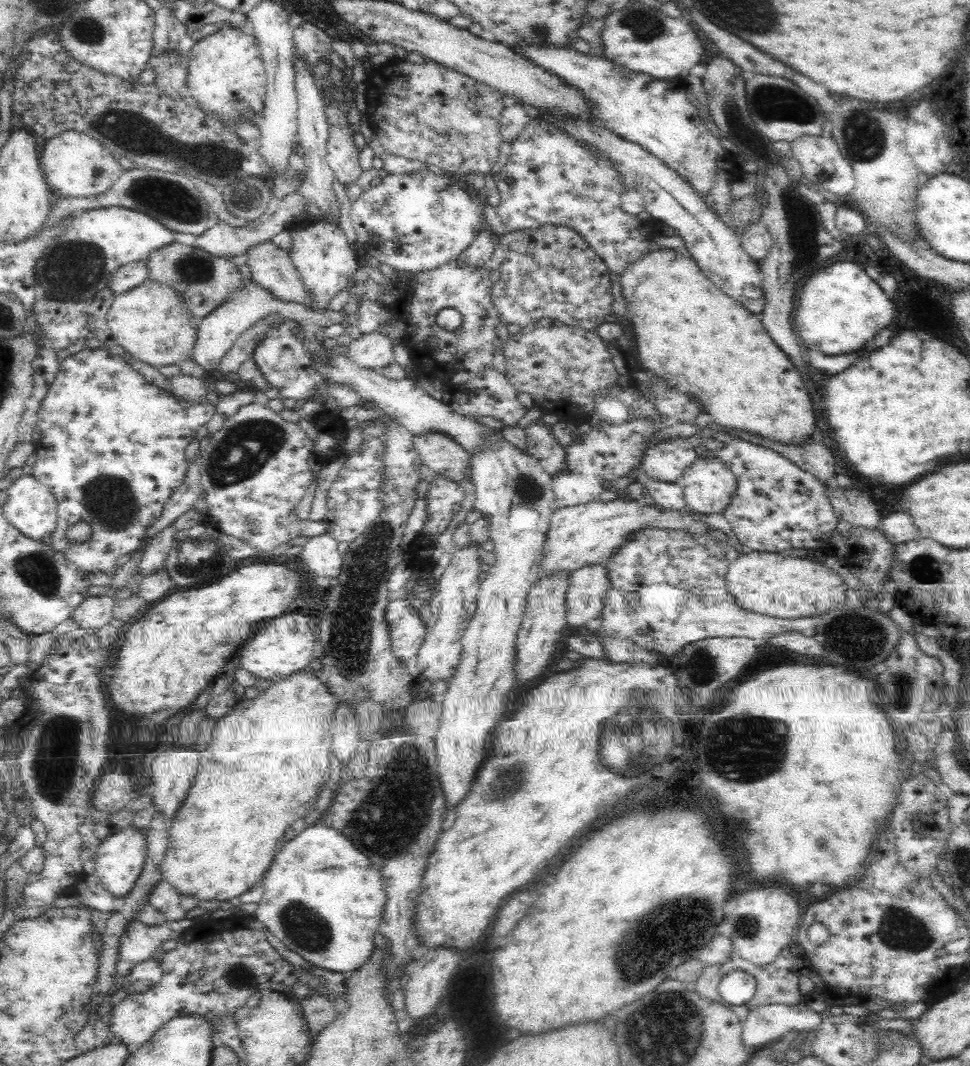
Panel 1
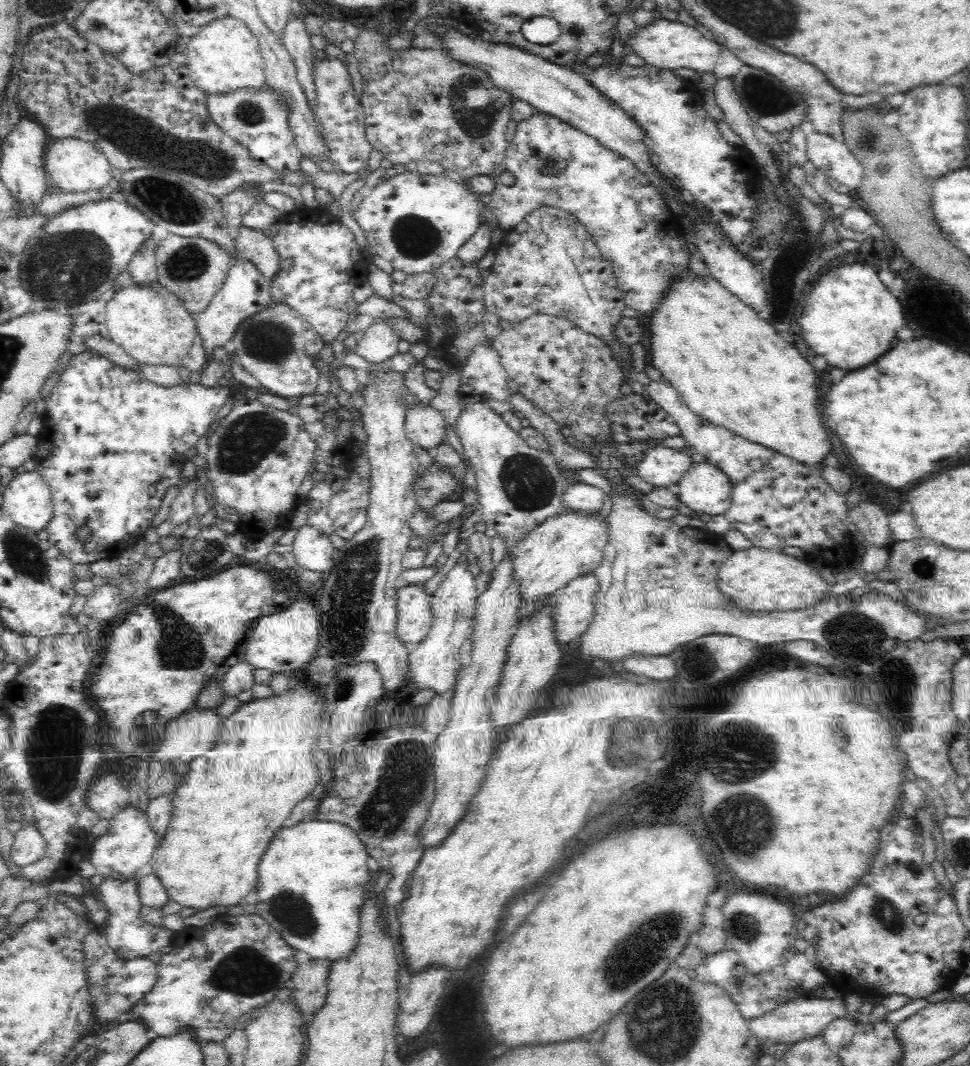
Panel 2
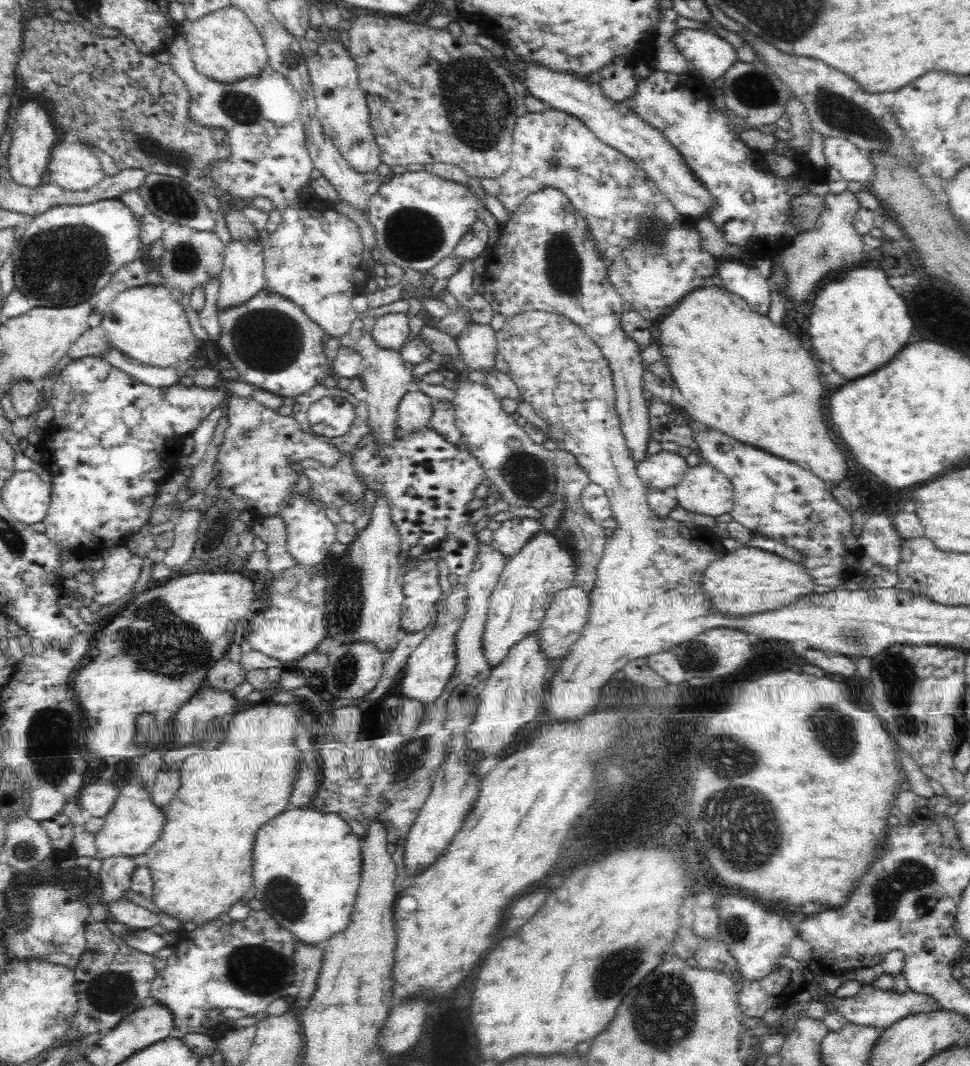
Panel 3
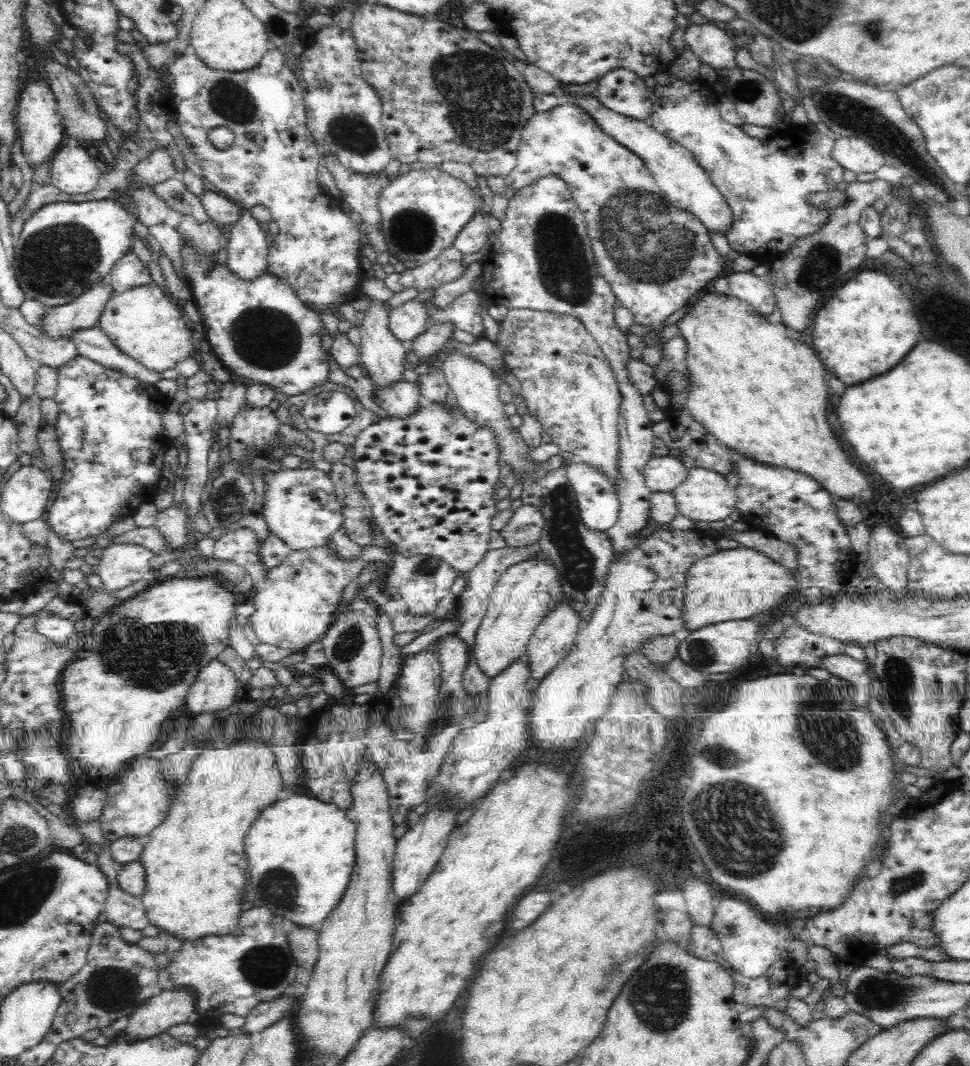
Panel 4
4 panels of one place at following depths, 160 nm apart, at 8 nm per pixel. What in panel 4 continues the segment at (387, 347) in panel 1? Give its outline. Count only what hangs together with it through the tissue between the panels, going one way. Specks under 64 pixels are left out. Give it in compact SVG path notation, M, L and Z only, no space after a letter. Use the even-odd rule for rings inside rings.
M414 299L392 308L387 317L392 336L404 344L409 344L420 336L430 325L424 301L414 301Z

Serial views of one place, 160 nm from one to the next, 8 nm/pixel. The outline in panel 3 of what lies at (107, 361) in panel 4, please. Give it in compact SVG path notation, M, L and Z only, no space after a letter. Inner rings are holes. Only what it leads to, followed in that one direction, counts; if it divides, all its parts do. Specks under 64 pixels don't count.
M116 347L106 350L102 354L102 359L132 376L135 380L153 388L165 388L179 383L180 375L175 367L158 368L157 366L146 365L135 358L130 358Z

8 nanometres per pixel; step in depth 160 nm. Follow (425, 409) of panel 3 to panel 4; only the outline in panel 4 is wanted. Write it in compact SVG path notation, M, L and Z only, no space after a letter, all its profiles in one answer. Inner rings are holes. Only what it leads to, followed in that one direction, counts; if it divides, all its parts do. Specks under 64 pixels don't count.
M400 380L386 388L373 388L372 394L376 404L384 408L389 416L408 418L422 403L420 389L416 382Z

